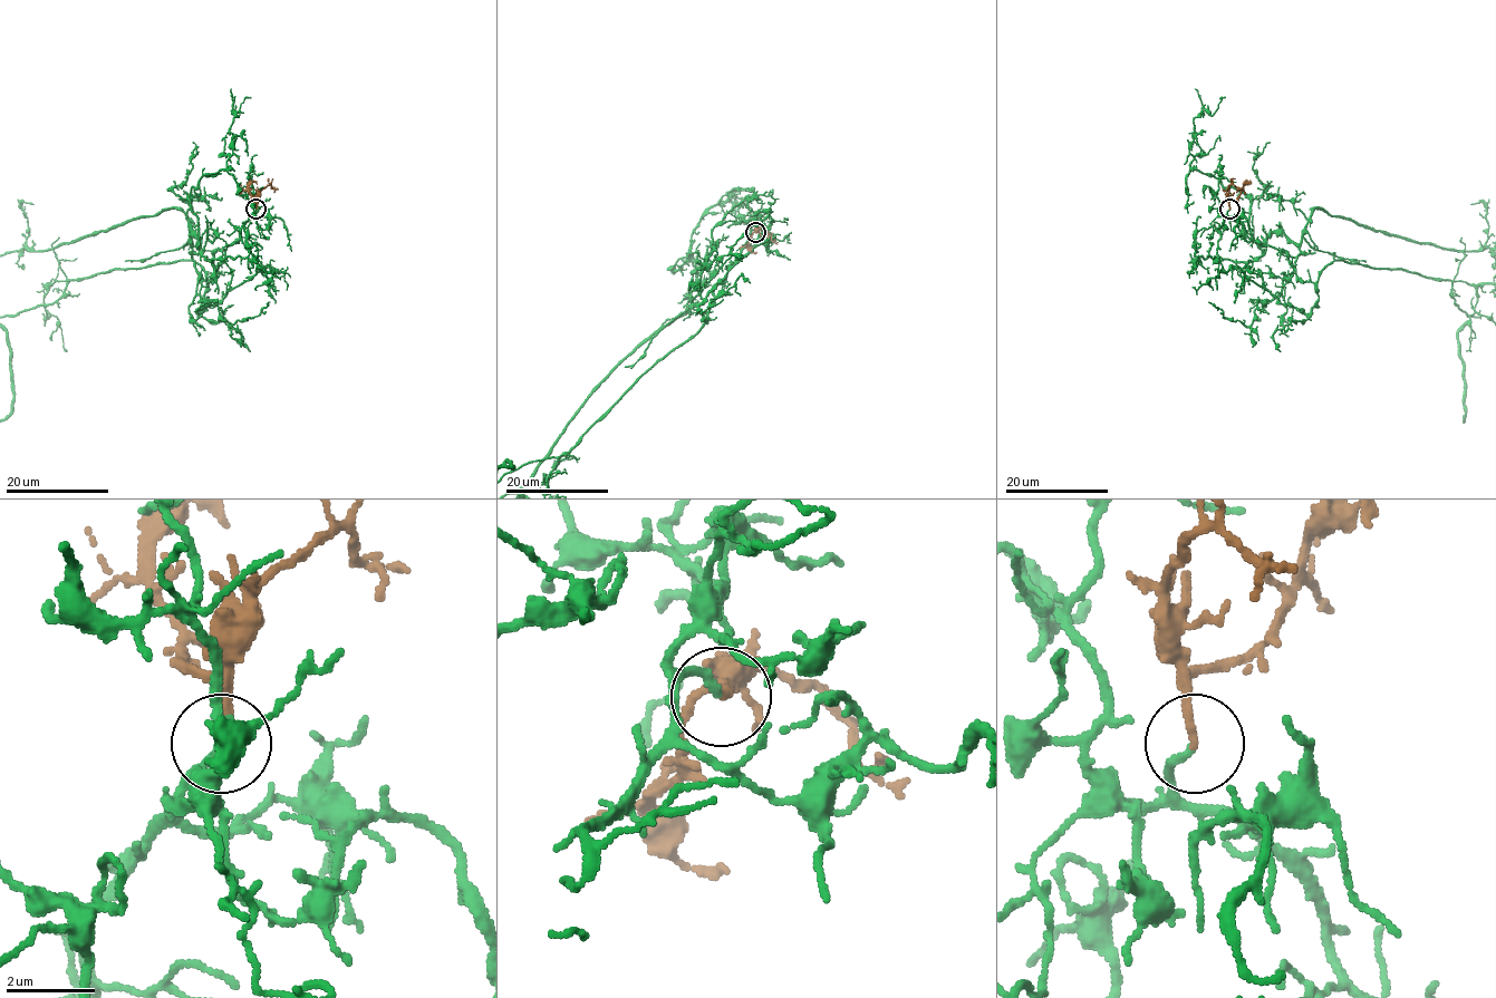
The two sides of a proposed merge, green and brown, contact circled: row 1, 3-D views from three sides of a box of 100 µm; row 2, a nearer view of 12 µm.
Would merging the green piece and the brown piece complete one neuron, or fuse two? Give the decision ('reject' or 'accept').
accept

